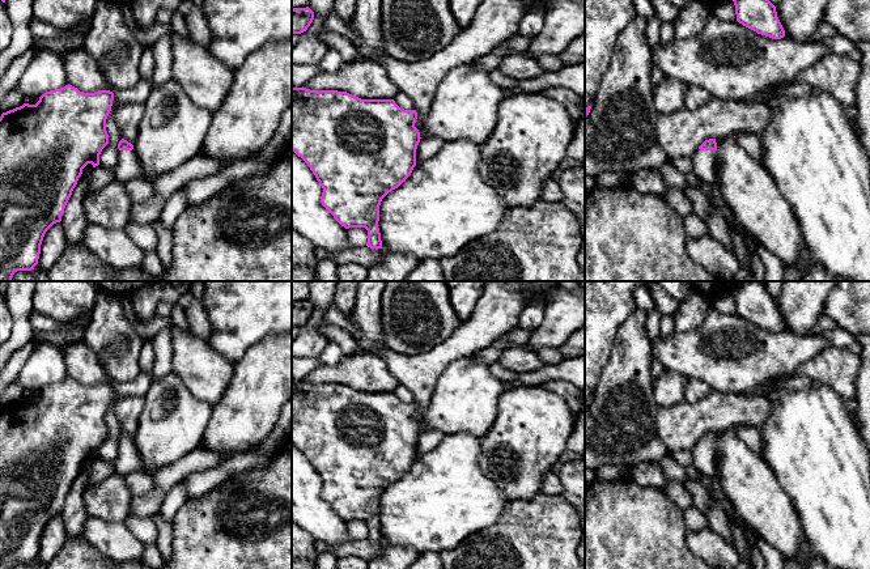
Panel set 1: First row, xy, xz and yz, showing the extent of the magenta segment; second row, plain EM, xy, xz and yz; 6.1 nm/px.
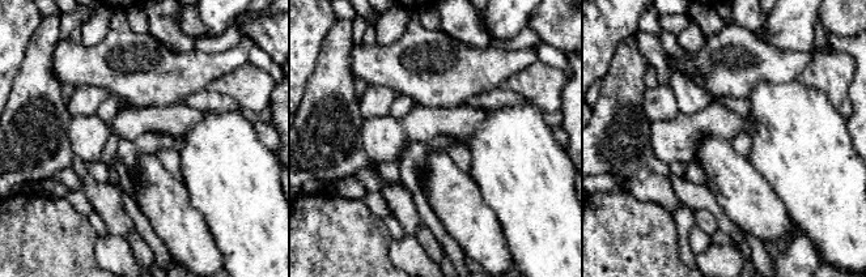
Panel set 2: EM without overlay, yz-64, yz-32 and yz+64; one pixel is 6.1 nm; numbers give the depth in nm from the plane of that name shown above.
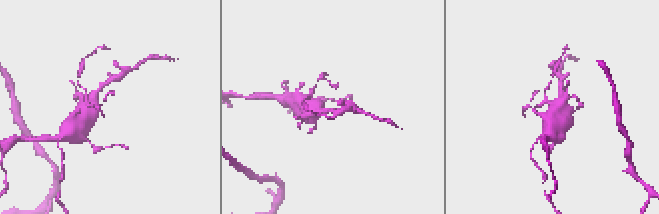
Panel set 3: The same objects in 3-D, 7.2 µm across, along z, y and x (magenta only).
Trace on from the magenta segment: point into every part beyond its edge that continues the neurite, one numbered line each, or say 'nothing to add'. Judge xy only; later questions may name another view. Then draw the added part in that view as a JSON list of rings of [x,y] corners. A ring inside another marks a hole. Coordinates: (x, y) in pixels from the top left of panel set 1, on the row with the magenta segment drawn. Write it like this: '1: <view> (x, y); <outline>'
1: xy (128, 168); [[[119,150],[115,179],[122,184],[137,177],[144,178],[144,170],[137,160],[135,150]]]

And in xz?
nothing to add

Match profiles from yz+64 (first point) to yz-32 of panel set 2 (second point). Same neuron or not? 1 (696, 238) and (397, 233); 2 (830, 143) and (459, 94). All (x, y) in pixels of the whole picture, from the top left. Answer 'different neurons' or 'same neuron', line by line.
1: same neuron
2: different neurons

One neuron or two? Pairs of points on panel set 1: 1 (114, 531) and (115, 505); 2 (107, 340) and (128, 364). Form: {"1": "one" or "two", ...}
{"1": "two", "2": "one"}

